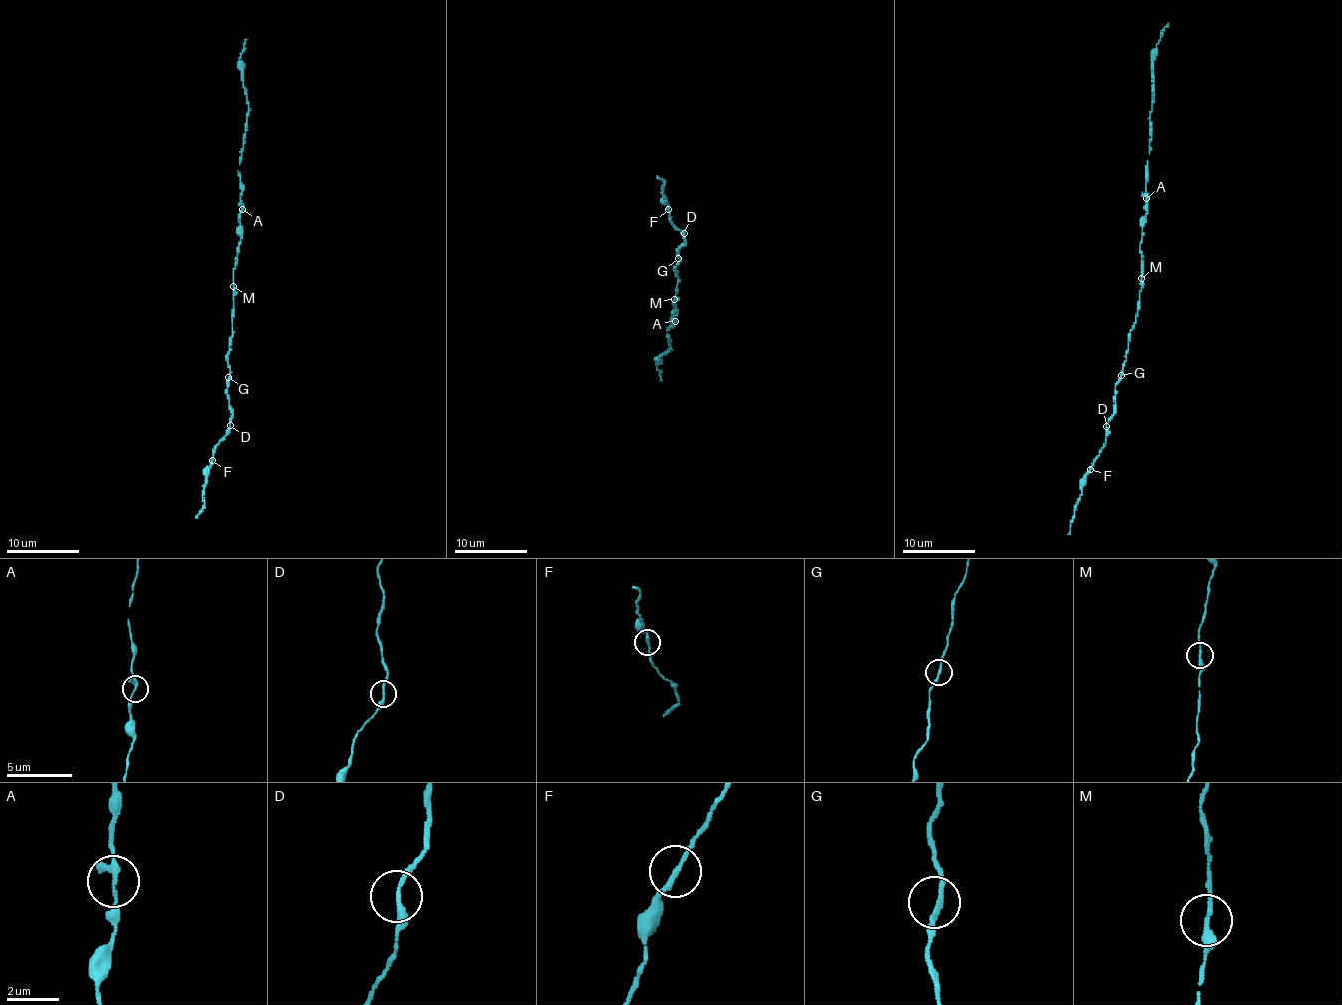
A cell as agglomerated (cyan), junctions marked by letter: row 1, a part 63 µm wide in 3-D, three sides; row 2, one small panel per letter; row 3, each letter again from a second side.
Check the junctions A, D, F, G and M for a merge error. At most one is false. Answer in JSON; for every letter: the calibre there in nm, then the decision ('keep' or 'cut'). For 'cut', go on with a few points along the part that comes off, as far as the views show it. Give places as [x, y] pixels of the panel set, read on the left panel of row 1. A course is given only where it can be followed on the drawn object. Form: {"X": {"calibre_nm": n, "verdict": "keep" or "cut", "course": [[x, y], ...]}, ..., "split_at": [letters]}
{"A": {"calibre_nm": 220, "verdict": "keep"}, "D": {"calibre_nm": 200, "verdict": "keep"}, "F": {"calibre_nm": 190, "verdict": "keep"}, "G": {"calibre_nm": 190, "verdict": "keep"}, "M": {"calibre_nm": 240, "verdict": "keep"}, "split_at": []}

